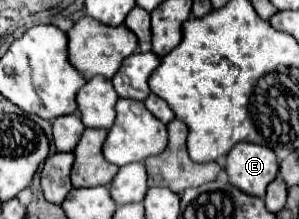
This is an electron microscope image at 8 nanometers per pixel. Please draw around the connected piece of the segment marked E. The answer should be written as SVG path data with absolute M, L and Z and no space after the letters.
M237 142L227 154L225 172L235 188L263 198L267 184L277 176L277 158L267 146Z

